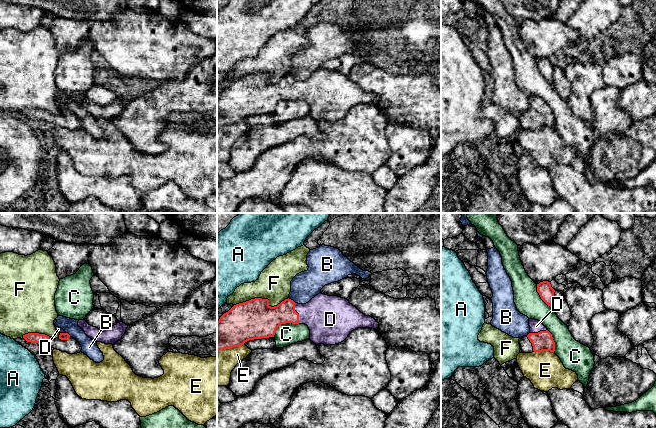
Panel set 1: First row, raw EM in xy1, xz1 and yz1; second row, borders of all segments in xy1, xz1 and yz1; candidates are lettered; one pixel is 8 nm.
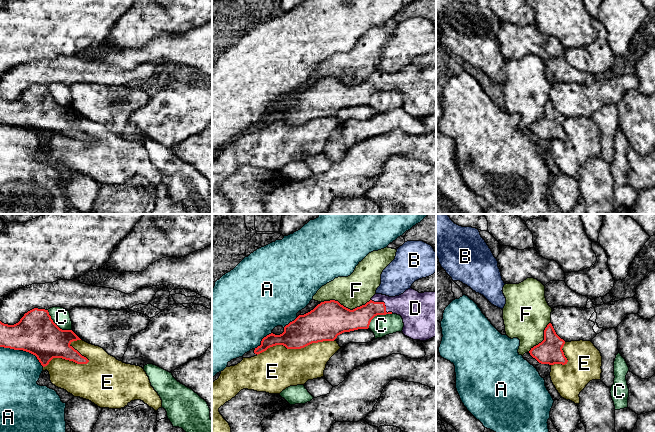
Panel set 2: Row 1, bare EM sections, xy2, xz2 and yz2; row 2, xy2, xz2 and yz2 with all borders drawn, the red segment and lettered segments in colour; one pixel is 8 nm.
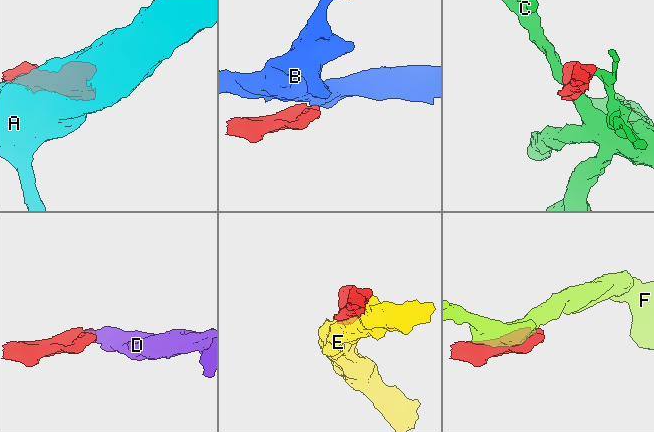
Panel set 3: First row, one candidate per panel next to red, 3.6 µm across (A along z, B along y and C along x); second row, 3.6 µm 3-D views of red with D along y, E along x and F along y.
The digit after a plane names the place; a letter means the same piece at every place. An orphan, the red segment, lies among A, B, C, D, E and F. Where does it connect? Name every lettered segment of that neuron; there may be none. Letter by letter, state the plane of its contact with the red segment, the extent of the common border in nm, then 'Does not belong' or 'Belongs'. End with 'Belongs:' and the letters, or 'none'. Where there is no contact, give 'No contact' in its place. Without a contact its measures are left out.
A: Touches red in xz2. Shared border 190 nm. Does not belong
B: Touches red in xz1. Shared border 80 nm. Does not belong
C: Touches red in xz1. Shared border 240 nm. Does not belong
D: Touches red in xz2. Shared border 200 nm. Belongs
E: Touches red in xy2. Shared border 380 nm. Does not belong
F: Touches red in xz1. Shared border 440 nm. Does not belong
Belongs: D

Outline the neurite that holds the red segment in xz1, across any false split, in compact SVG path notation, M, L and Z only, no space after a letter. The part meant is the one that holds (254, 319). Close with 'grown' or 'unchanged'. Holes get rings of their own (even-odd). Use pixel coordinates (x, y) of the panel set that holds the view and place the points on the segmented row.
M319 293L306 304L285 299L271 307L268 299L255 298L234 305L217 322L217 351L238 347L254 339L274 337L281 324L305 324L310 330L310 340L318 344L335 345L346 340L357 328L378 329L379 323L370 316L365 316L345 298Z; grown

